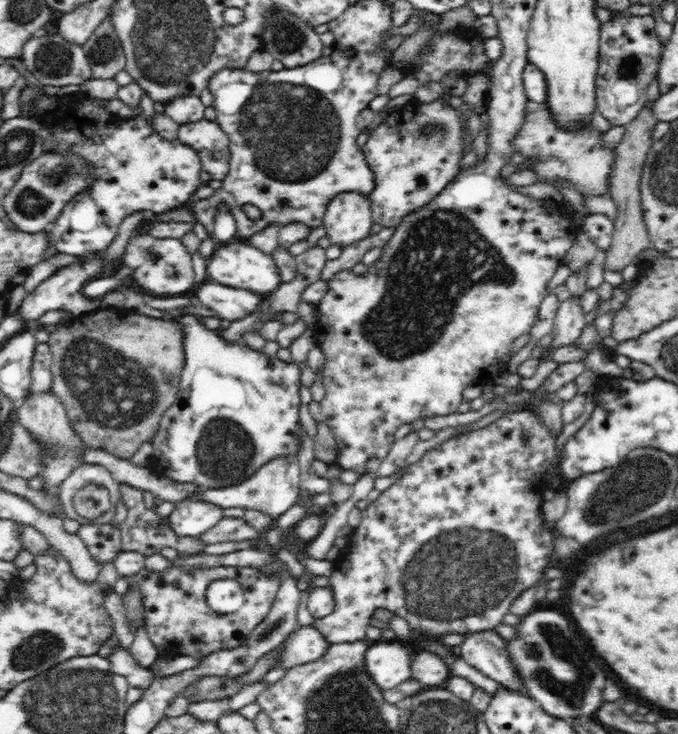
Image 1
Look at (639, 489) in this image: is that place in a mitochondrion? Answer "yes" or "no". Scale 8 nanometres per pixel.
yes

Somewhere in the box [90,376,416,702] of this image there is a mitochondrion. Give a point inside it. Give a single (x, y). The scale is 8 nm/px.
(225, 451)

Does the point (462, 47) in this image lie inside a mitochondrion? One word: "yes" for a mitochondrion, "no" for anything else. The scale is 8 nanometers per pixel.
no

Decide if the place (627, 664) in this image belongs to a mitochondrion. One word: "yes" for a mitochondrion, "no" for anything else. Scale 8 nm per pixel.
no

